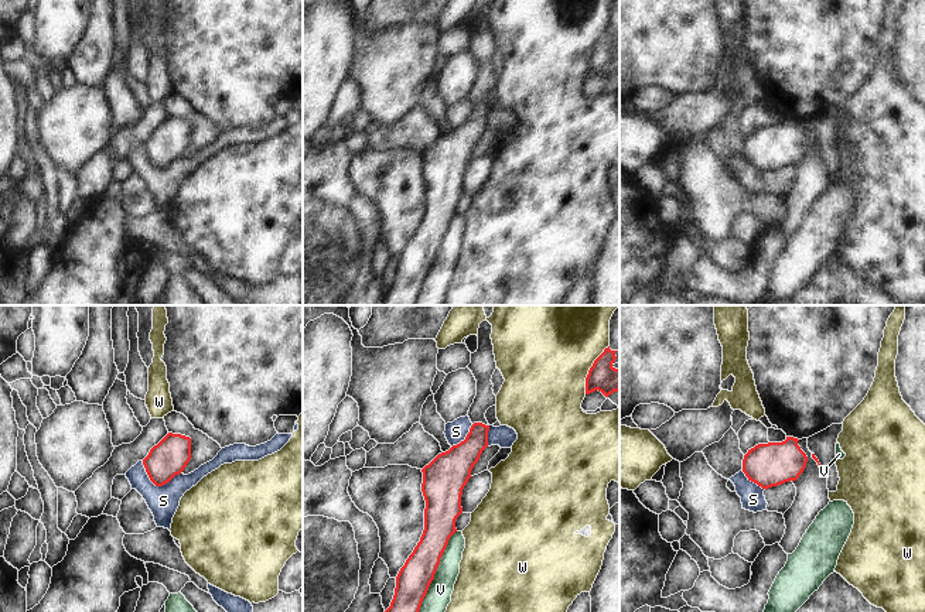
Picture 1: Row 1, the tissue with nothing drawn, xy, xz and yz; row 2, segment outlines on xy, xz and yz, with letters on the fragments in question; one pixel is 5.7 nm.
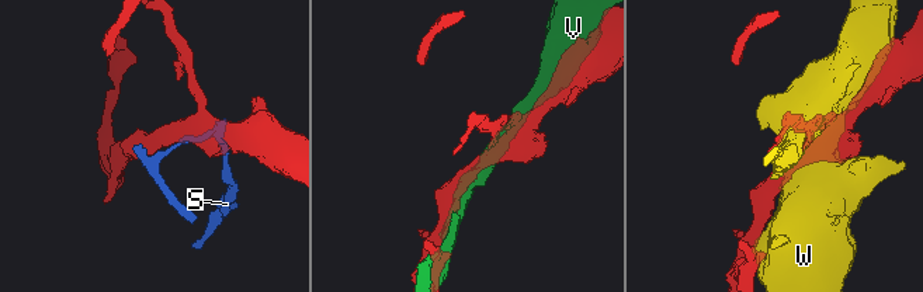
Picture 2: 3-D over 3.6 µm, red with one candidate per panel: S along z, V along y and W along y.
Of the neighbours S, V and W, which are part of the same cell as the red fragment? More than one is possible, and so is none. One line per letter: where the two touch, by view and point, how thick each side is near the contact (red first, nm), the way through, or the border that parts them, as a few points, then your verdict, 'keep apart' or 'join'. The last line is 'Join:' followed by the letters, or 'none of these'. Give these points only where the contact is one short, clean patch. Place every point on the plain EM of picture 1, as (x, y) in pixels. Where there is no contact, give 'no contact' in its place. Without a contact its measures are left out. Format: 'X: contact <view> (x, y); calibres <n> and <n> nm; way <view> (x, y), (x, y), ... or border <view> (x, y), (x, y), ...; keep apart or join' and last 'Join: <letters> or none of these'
S: contact xy (156, 168); calibres 200 and 180 nm; border xy (142, 144), (147, 160), (156, 168), (167, 167), (180, 156); keep apart
V: contact xz (433, 259); calibres 190 and 160 nm; keep apart
W: contact xz (590, 53); calibres 160 and 480 nm; keep apart
Join: none of these

